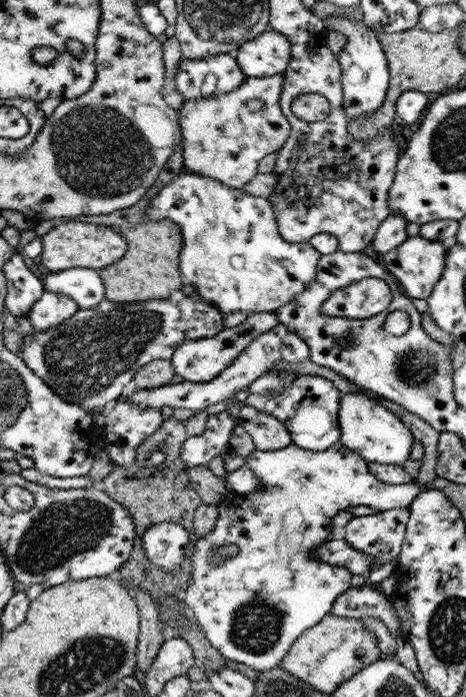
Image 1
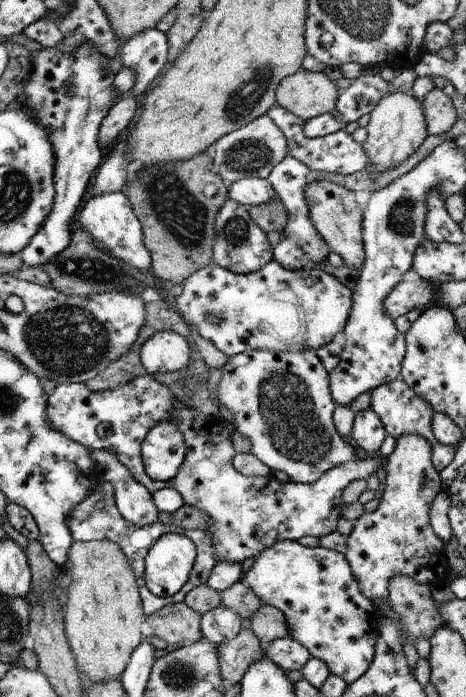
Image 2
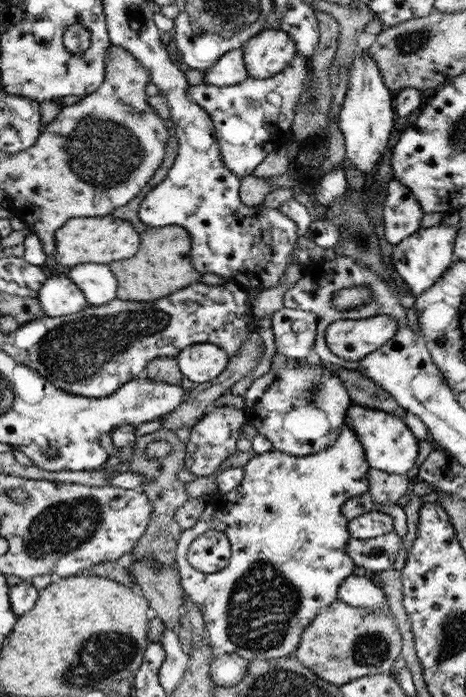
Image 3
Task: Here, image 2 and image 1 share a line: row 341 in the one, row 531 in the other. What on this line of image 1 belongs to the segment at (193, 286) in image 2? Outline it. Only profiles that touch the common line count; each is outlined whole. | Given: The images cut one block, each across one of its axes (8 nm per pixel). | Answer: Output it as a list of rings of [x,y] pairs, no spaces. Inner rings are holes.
[[[290,444],[286,448],[281,448],[280,450],[273,451],[261,451],[256,449],[251,452],[245,459],[245,464],[248,468],[256,474],[256,478],[260,480],[262,487],[255,492],[244,493],[244,502],[242,508],[234,507],[234,504],[230,500],[224,499],[218,507],[218,520],[214,523],[214,529],[210,533],[201,536],[196,543],[194,552],[190,554],[190,579],[188,579],[188,585],[186,589],[181,592],[181,600],[187,608],[190,608],[190,613],[195,617],[197,625],[201,628],[208,642],[216,650],[219,650],[223,658],[229,658],[230,660],[236,660],[236,662],[242,662],[250,668],[254,668],[257,671],[267,671],[268,669],[278,666],[281,660],[286,656],[286,653],[290,650],[290,647],[294,644],[294,641],[309,628],[312,628],[315,624],[318,624],[322,620],[332,607],[334,606],[334,601],[343,592],[346,592],[351,587],[352,573],[344,567],[338,567],[330,563],[324,563],[320,559],[314,557],[314,548],[322,546],[324,542],[329,542],[330,540],[336,538],[336,534],[332,534],[332,518],[336,516],[337,512],[341,510],[348,509],[349,507],[355,506],[366,506],[370,508],[376,508],[378,512],[392,510],[394,508],[409,508],[410,504],[419,496],[421,491],[416,482],[408,484],[388,484],[378,480],[370,471],[368,471],[368,462],[364,460],[362,456],[358,453],[348,449],[348,447],[342,444],[336,444],[330,448],[330,450],[322,452],[312,452],[312,450],[306,450],[306,448],[300,448],[296,444]],[[233,544],[238,548],[237,555],[232,558],[226,558],[226,560],[220,560],[218,564],[210,560],[210,553],[216,551],[216,545],[228,545]]]

